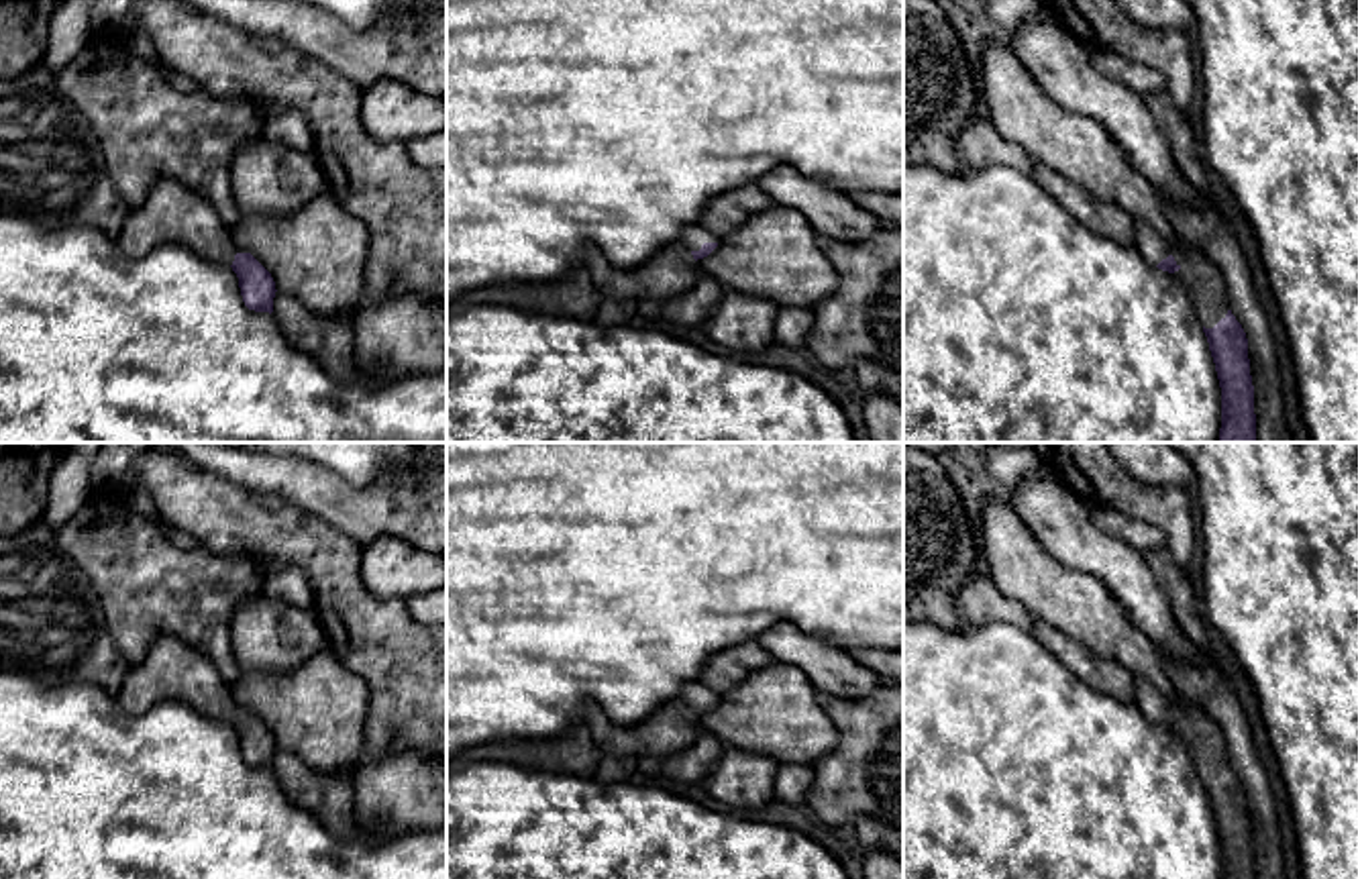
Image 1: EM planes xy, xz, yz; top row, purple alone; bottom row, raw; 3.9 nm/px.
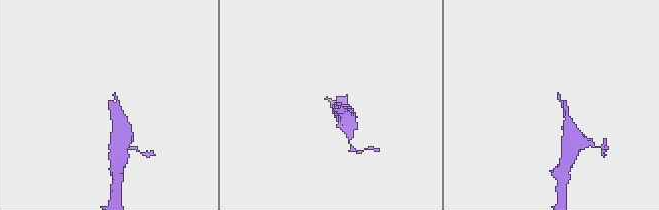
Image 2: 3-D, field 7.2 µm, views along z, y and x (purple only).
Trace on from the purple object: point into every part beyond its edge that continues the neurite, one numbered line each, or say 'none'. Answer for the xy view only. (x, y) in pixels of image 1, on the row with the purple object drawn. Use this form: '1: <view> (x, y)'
1: xy (172, 215)

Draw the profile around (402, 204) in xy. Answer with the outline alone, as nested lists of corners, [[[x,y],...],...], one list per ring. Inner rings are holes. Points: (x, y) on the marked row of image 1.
[[[135,0],[133,12],[159,59],[194,77],[204,94],[245,100],[261,122],[277,108],[296,108],[306,116],[328,192],[369,232],[363,283],[367,302],[381,302],[394,292],[412,292],[426,304],[447,310],[447,169],[418,165],[408,153],[408,143],[375,141],[361,122],[361,90],[296,47],[237,31],[186,0]]]

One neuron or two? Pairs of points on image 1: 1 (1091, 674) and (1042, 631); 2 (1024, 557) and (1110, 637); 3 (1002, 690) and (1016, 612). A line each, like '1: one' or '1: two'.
1: one
2: one
3: two

